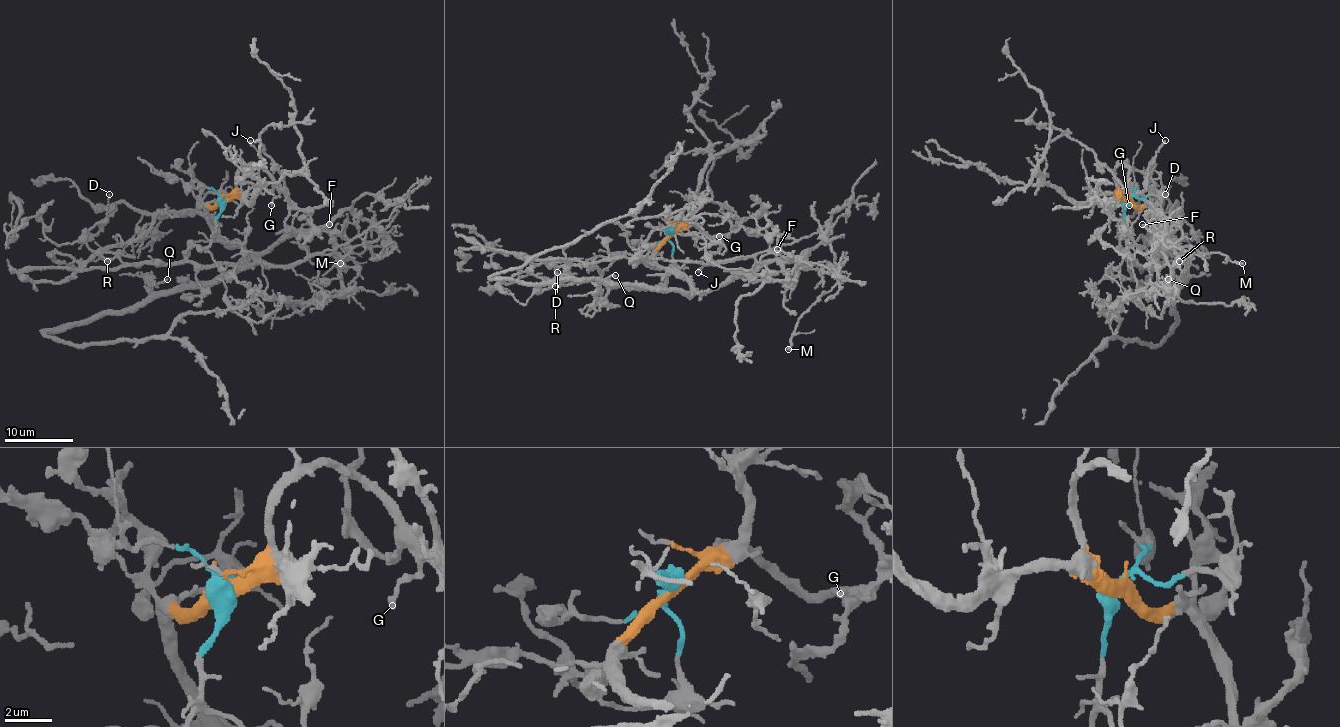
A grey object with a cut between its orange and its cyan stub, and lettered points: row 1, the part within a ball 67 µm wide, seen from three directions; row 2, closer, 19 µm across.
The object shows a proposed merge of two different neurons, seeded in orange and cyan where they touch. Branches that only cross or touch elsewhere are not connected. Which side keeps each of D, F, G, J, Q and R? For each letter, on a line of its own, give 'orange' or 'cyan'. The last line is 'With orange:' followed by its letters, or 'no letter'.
D: cyan
F: orange
G: orange
J: orange
Q: orange
R: orange
With orange: F, G, J, Q, R

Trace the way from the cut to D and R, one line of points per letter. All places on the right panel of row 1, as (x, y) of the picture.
D: (1128, 200), (1121, 245), (1143, 246), (1155, 263), (1152, 234), (1155, 222), (1170, 207), (1165, 193)
R: (1128, 200), (1148, 209), (1164, 239), (1181, 224), (1181, 214), (1160, 229), (1157, 248), (1162, 263), (1179, 262)

